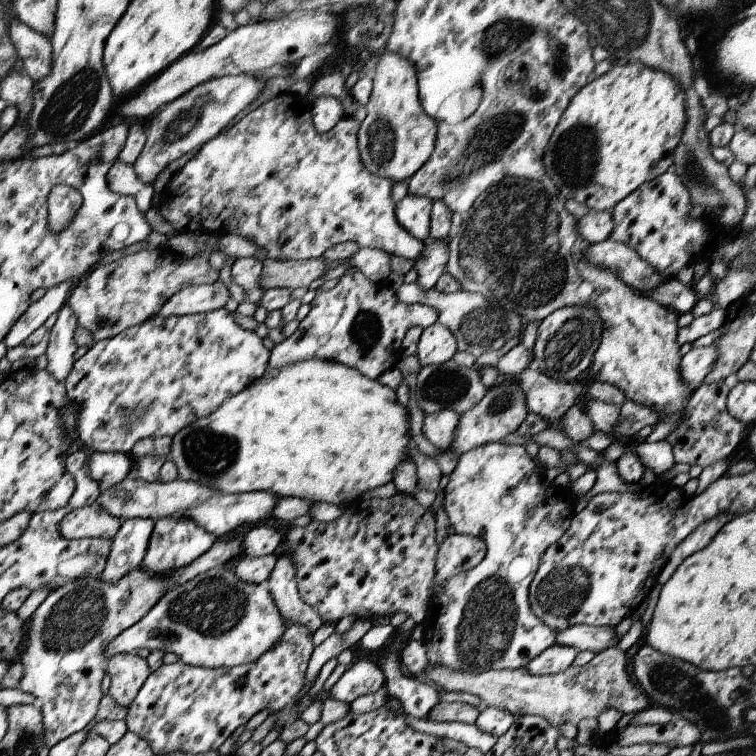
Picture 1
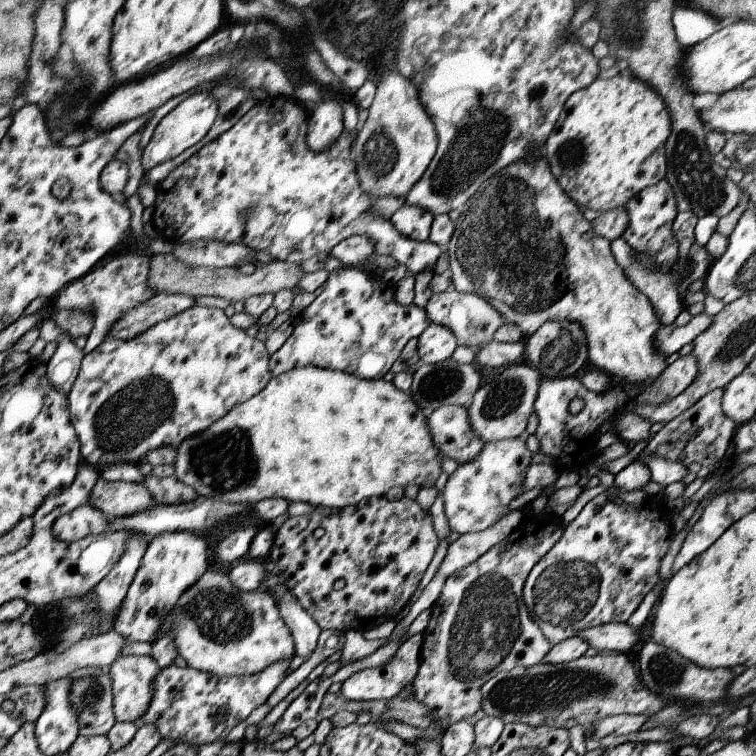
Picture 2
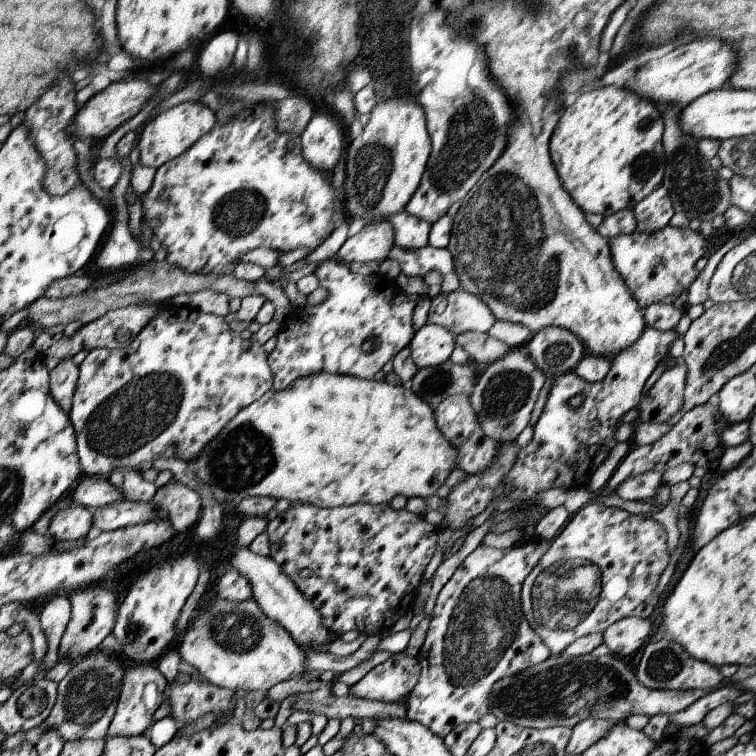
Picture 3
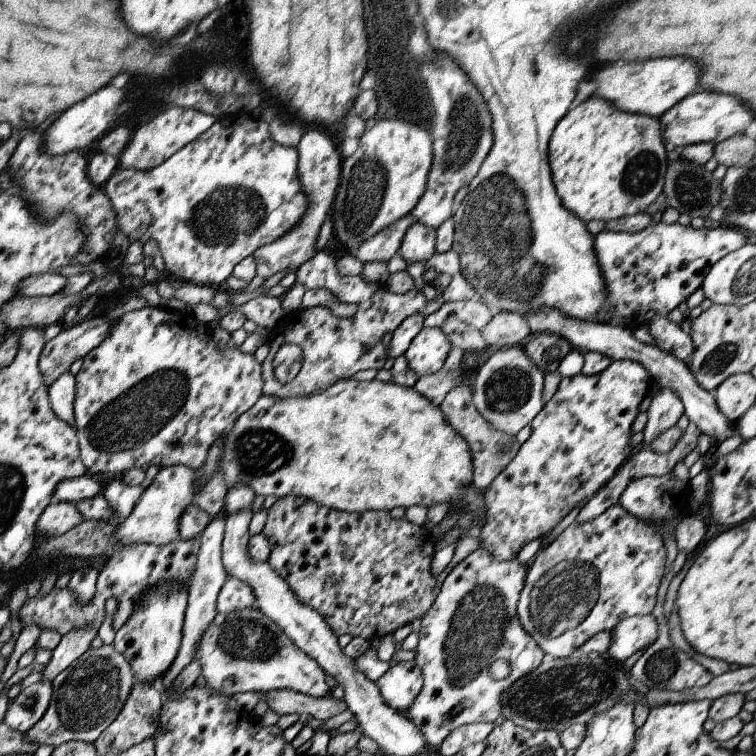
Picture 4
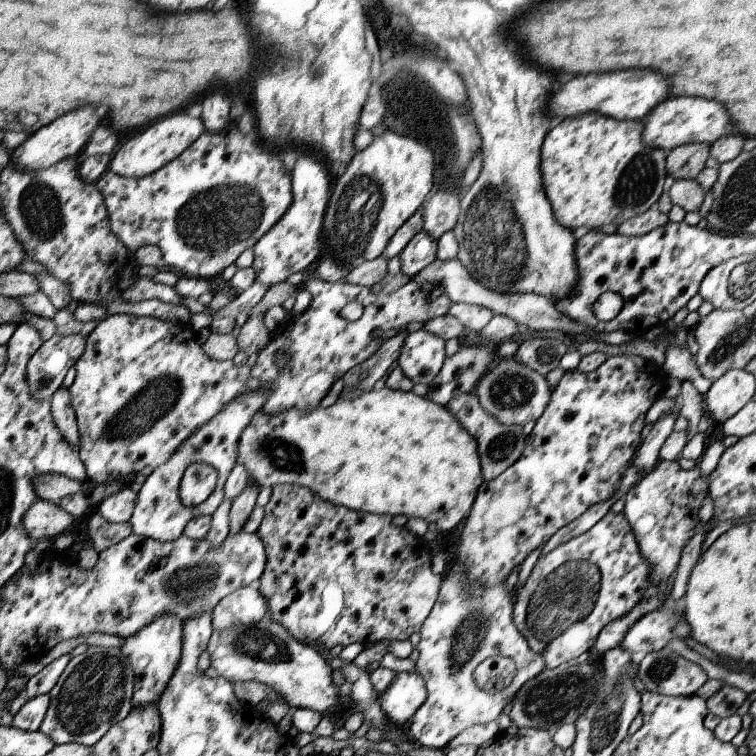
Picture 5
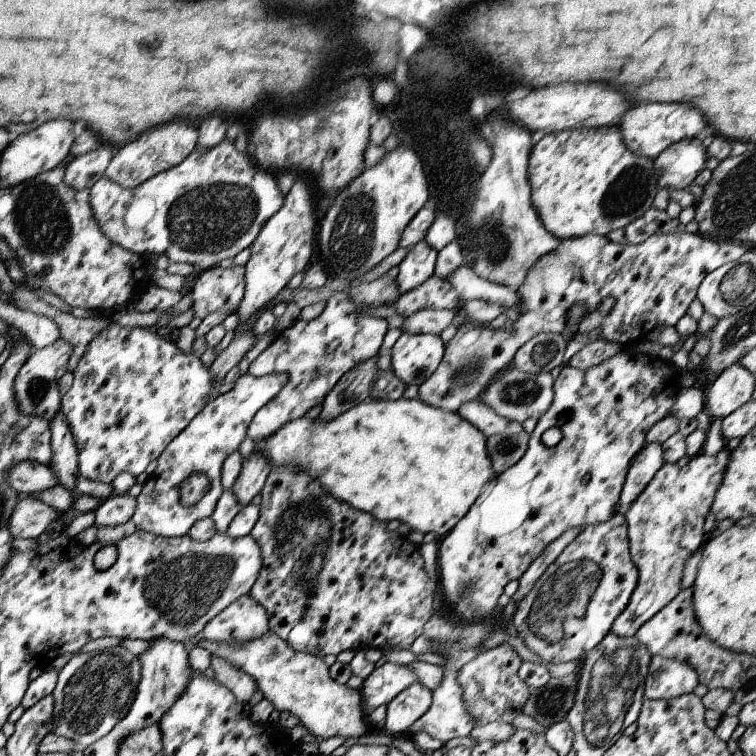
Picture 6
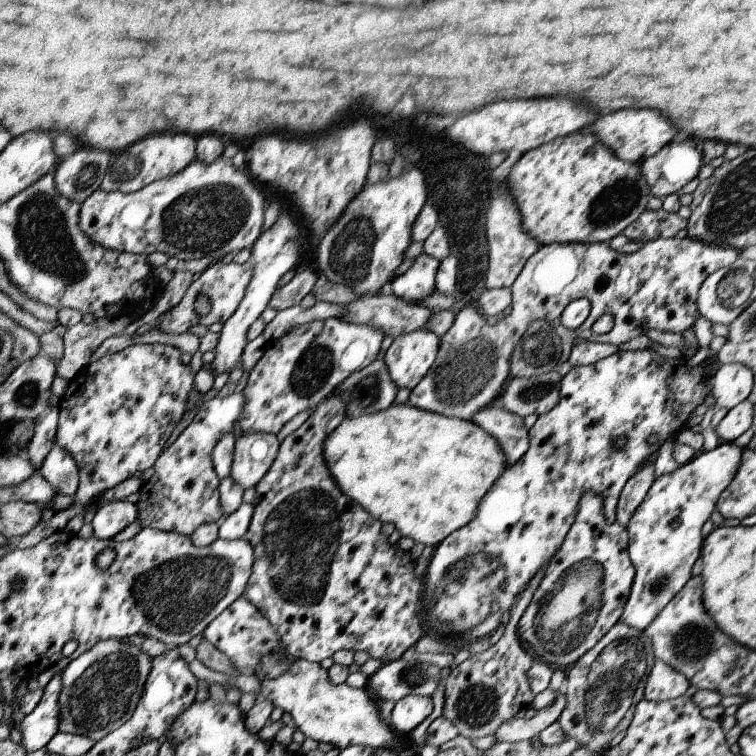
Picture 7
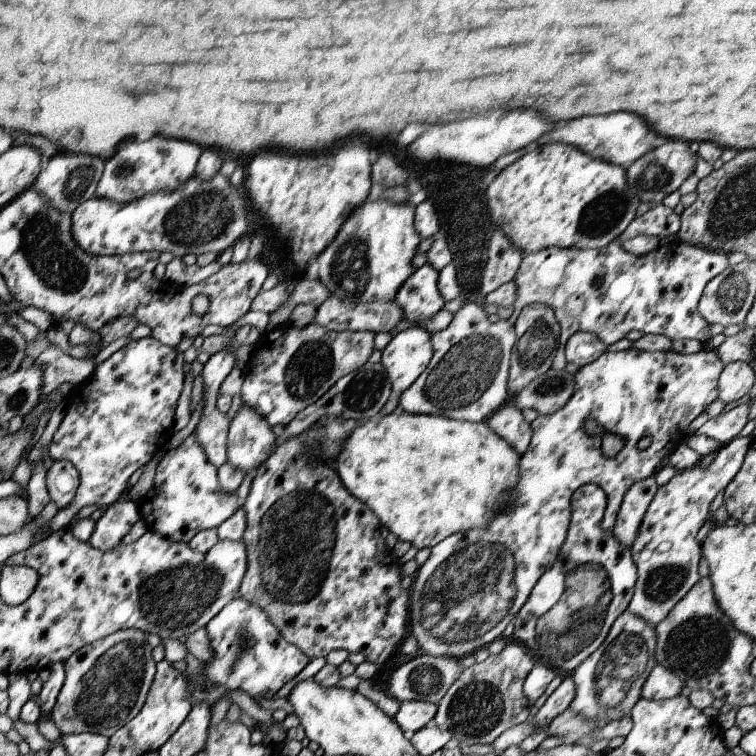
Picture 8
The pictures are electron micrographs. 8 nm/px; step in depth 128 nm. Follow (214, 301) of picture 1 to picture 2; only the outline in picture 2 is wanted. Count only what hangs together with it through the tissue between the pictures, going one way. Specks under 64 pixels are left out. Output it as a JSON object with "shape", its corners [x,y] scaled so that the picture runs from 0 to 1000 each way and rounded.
{"shape":[[[208,389],[190,402],[164,415],[144,439],[146,447],[175,450],[209,425],[233,418],[259,402],[258,394],[243,389]]]}

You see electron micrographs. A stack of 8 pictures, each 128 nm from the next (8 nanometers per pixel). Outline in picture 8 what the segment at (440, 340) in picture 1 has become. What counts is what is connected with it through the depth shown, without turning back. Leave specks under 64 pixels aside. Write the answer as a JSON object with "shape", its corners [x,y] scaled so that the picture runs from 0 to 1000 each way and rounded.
{"shape":[[[541,433],[519,446],[505,464],[504,480],[511,488],[521,519],[532,520],[557,497],[574,468],[570,440],[558,433]]]}

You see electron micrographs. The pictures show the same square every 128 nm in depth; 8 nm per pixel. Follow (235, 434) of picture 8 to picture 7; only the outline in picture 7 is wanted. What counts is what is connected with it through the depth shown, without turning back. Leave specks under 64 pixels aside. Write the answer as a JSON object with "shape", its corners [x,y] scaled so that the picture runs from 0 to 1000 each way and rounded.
{"shape":[[[320,571],[315,581],[311,581],[306,630],[312,640],[317,640],[321,647],[333,646],[347,635],[349,627],[354,624],[360,611],[365,606],[369,595],[368,579],[362,574],[352,571]]]}

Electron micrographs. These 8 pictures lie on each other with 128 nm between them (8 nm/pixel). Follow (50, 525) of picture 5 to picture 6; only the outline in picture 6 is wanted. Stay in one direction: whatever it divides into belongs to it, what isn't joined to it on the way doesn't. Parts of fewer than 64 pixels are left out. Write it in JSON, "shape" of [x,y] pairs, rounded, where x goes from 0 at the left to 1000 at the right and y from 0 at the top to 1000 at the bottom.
{"shape":[[[33,655],[28,657],[17,683],[13,684],[13,706],[17,706],[19,712],[52,714],[62,708],[65,696],[78,688],[77,685],[71,671],[61,669],[56,660]]]}

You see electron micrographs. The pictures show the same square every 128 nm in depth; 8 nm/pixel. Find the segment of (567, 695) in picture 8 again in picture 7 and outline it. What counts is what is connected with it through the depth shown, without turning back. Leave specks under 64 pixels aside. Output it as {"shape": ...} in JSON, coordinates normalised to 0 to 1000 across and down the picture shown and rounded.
{"shape":[[[738,915],[735,926],[722,937],[712,939],[704,950],[676,950],[673,954],[665,955],[661,963],[653,968],[653,976],[659,979],[659,983],[701,980],[721,963],[733,958],[747,934],[749,918],[747,915]]]}

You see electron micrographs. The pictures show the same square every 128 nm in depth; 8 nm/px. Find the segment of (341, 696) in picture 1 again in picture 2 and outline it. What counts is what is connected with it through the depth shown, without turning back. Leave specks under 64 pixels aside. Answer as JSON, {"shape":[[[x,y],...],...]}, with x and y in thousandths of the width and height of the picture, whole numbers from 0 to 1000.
{"shape":[[[548,839],[542,841],[532,854],[526,857],[526,862],[521,865],[521,870],[516,870],[516,876],[511,881],[489,882],[479,885],[466,894],[462,894],[454,903],[450,918],[458,926],[474,929],[492,929],[493,926],[511,925],[516,926],[524,919],[529,919],[532,913],[542,910],[550,890],[556,884],[556,856],[561,847],[560,839]]]}

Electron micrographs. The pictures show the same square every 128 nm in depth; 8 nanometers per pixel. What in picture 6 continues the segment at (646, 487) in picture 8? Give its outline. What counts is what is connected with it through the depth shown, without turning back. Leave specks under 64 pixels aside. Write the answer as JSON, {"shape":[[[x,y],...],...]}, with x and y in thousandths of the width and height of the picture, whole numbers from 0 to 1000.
{"shape":[[[870,585],[854,586],[852,593],[847,594],[847,598],[839,603],[827,632],[817,664],[817,680],[828,683],[828,677],[839,667],[839,661],[854,648],[854,643],[860,640],[860,635],[865,632],[870,620],[878,616],[878,612],[876,589]]]}

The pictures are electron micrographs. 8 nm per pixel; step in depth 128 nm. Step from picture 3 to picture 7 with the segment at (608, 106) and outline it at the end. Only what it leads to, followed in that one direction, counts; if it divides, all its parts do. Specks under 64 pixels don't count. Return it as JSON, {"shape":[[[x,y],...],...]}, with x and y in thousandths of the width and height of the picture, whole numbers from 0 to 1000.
{"shape":[[[774,172],[734,183],[694,201],[668,237],[690,283],[690,304],[696,304],[714,325],[733,321],[807,321],[856,276],[854,270],[861,261],[857,243],[847,230],[847,217],[820,212],[804,193],[791,188],[786,177]]]}

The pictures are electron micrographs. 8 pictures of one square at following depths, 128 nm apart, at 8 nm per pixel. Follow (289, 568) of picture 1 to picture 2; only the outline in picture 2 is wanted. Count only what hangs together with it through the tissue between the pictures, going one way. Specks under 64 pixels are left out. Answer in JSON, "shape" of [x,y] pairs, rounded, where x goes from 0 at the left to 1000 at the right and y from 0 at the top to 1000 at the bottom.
{"shape":[[[364,757],[357,758],[349,772],[365,791],[373,820],[384,832],[390,852],[390,866],[401,874],[407,873],[415,865],[421,843],[427,833],[415,823],[413,815],[396,800],[389,784],[378,778],[377,772],[373,772],[370,763]]]}

